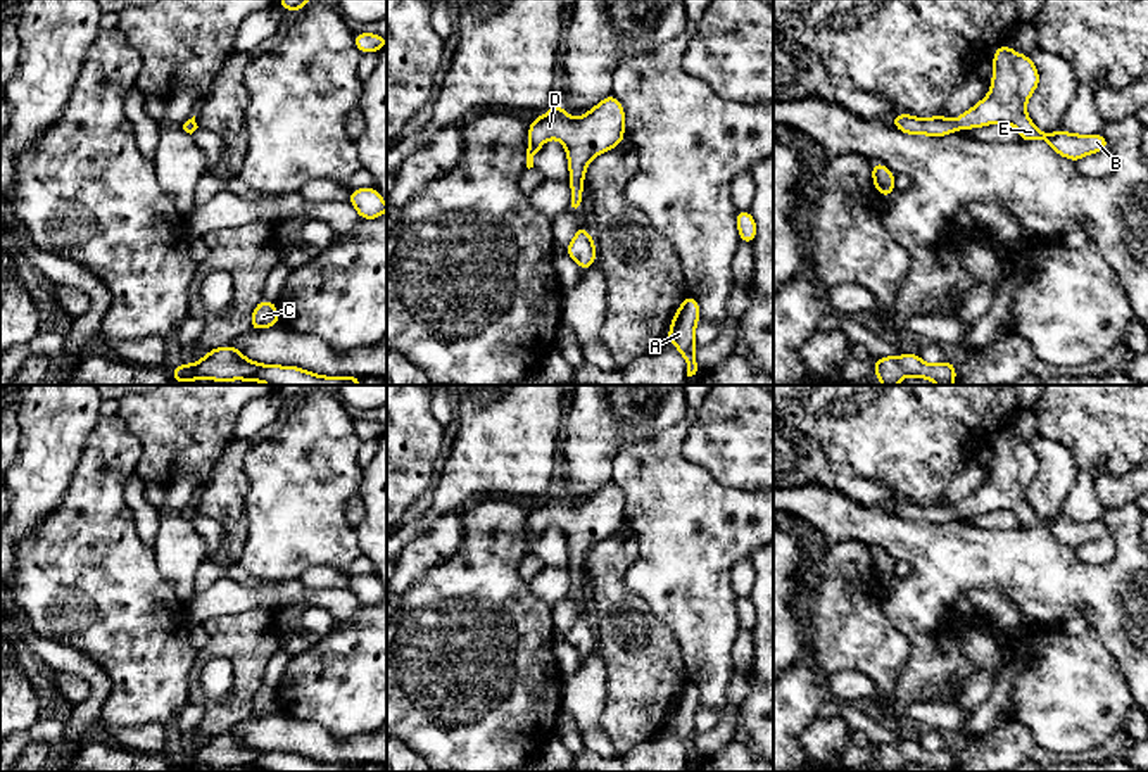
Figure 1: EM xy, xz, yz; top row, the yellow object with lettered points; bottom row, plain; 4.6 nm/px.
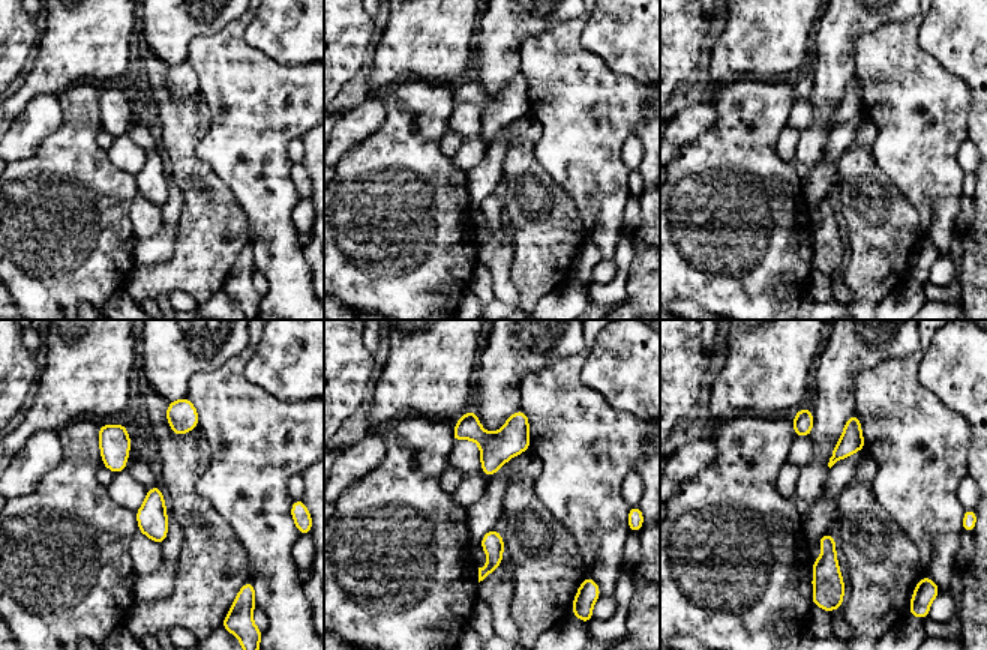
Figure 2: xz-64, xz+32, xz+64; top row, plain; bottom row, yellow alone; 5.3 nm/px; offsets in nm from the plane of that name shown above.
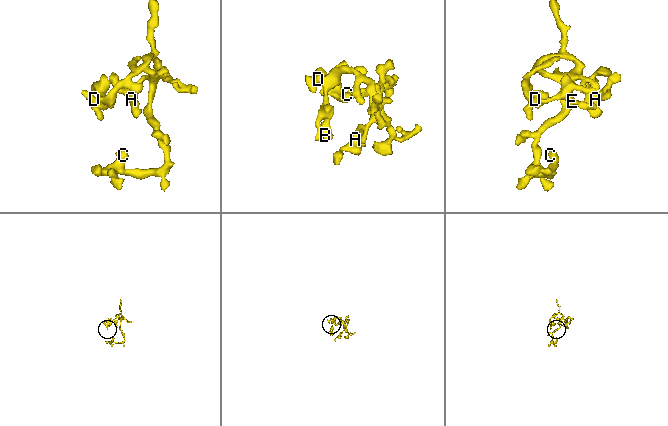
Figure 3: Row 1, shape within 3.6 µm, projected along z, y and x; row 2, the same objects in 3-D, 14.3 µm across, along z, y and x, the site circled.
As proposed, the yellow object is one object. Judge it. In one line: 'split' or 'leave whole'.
leave whole

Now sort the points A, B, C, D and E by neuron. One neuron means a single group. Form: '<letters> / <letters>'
A B C D E

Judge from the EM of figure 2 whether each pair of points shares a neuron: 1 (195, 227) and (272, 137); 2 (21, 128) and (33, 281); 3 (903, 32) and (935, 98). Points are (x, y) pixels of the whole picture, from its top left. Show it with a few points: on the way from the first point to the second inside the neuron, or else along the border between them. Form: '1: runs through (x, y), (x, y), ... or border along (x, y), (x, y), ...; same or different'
1: border along (206, 161), (230, 189), (248, 218); different
2: border along (50, 134), (29, 156), (15, 161); different
3: runs through (903, 48), (903, 66), (918, 81); same

